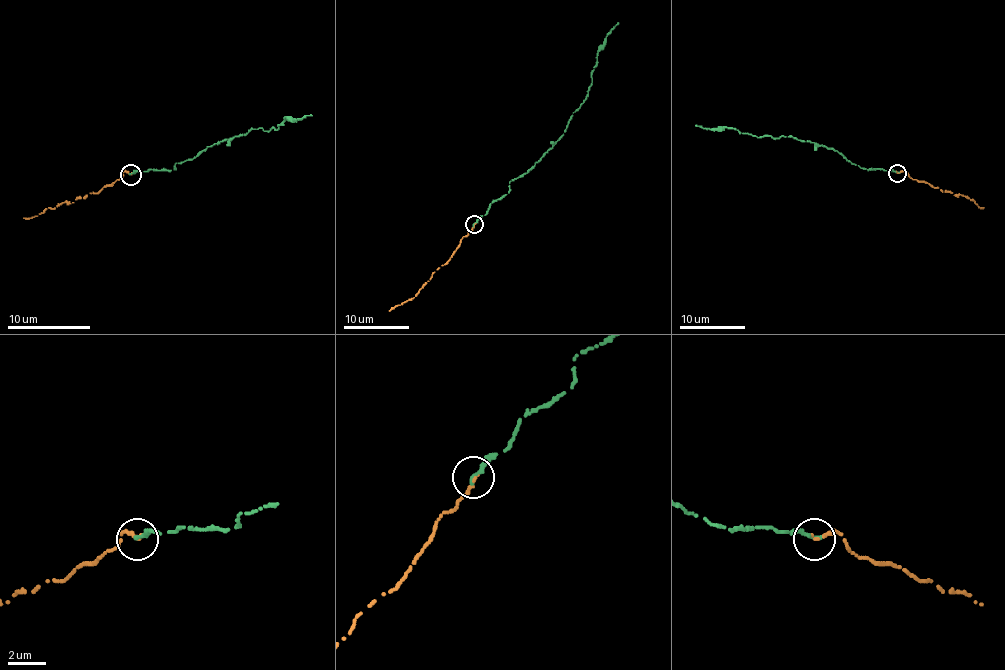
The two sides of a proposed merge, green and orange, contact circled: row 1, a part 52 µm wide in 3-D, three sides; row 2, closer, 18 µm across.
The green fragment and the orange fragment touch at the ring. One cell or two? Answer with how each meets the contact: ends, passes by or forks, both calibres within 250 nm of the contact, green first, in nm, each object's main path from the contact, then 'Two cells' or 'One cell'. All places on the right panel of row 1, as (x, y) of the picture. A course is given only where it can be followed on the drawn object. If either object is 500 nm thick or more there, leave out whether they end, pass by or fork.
At the ring green ends. At the ring orange ends. Thickness 240 nm (green) against 180 nm. Course of green: (897, 173), (879, 168), (868, 170), (836, 150), (811, 142), (785, 137), (757, 137), (736, 129), (696, 125). Course of orange: (897, 173), (906, 171), (910, 178), (967, 196), (983, 208). One cell

